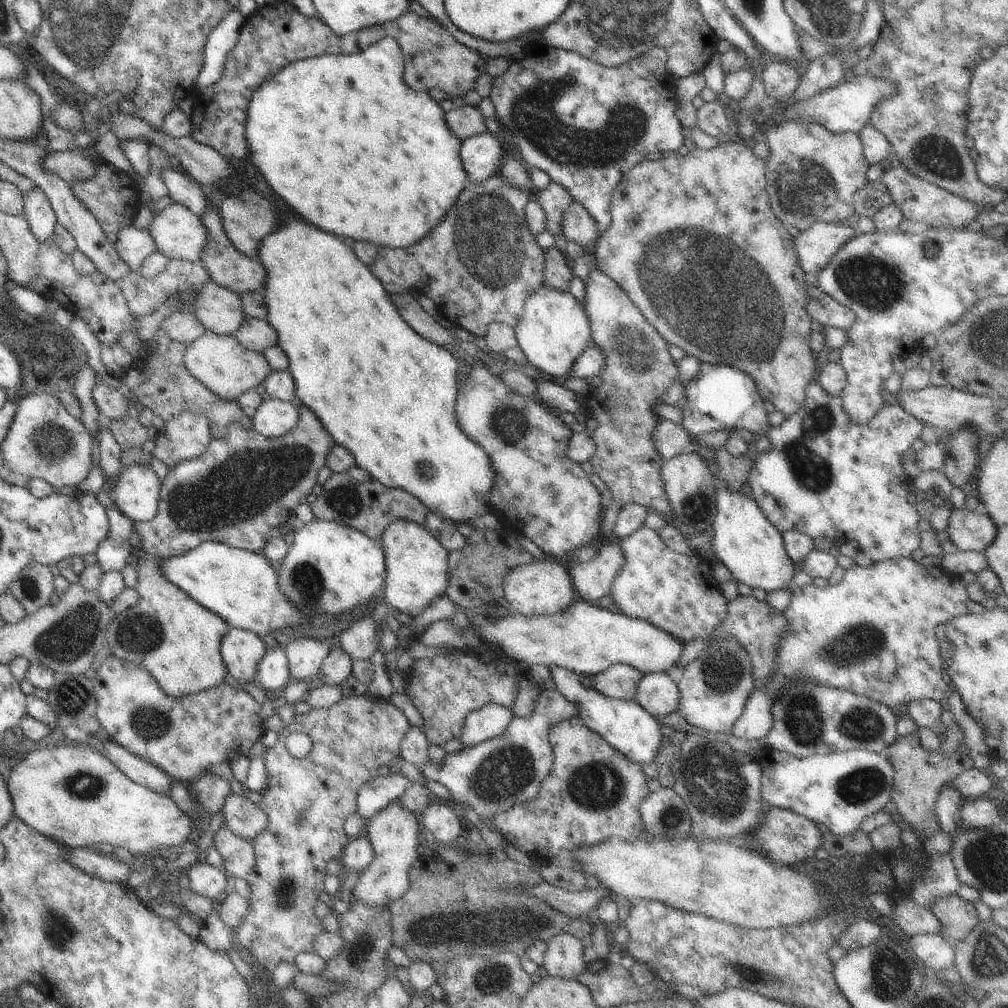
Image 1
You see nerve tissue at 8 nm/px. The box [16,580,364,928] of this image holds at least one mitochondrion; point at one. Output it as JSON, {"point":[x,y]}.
{"point":[70,637]}

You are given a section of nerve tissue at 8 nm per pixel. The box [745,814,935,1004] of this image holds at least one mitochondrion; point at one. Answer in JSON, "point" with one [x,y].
{"point":[887,968]}

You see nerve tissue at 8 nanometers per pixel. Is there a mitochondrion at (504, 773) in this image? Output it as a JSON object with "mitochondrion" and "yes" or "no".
{"mitochondrion":"yes"}

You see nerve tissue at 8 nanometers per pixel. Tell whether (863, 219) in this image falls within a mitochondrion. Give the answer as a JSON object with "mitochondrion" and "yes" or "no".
{"mitochondrion":"no"}

